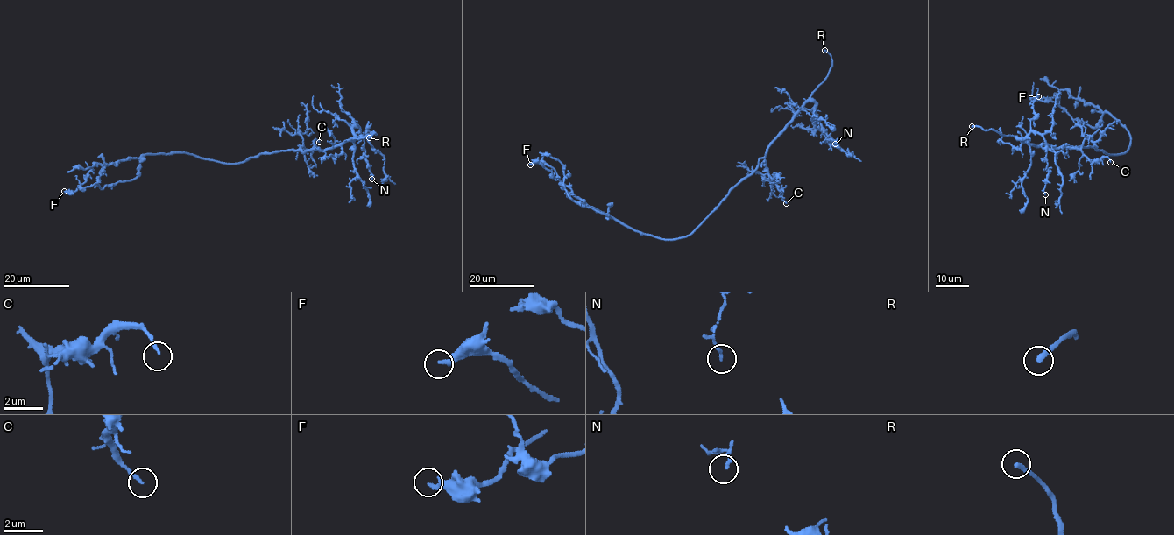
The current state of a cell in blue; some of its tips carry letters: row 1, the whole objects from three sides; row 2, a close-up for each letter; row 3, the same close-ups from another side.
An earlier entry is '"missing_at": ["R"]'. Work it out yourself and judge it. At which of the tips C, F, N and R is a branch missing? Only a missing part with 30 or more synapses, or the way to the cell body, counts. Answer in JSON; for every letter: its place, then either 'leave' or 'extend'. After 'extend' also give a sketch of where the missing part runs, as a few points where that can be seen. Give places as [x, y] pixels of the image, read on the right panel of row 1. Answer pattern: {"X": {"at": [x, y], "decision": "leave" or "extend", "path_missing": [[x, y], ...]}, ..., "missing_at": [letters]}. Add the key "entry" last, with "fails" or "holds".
{"C": {"at": [1110, 162], "decision": "leave"}, "F": {"at": [1038, 96], "decision": "leave"}, "N": {"at": [1045, 194], "decision": "leave"}, "R": {"at": [972, 126], "decision": "extend"}, "missing_at": ["R"], "entry": "holds"}

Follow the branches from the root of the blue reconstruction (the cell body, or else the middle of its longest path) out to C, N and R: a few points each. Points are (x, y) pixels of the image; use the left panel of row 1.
C: (250, 158), (281, 151), (299, 151), (301, 145), (308, 150), (313, 149), (314, 140), (319, 142)
N: (250, 158), (281, 151), (300, 150), (303, 153), (331, 149), (353, 139), (355, 125), (364, 138), (371, 179)
R: (250, 158), (281, 151), (323, 151), (374, 131), (376, 135), (369, 137)

